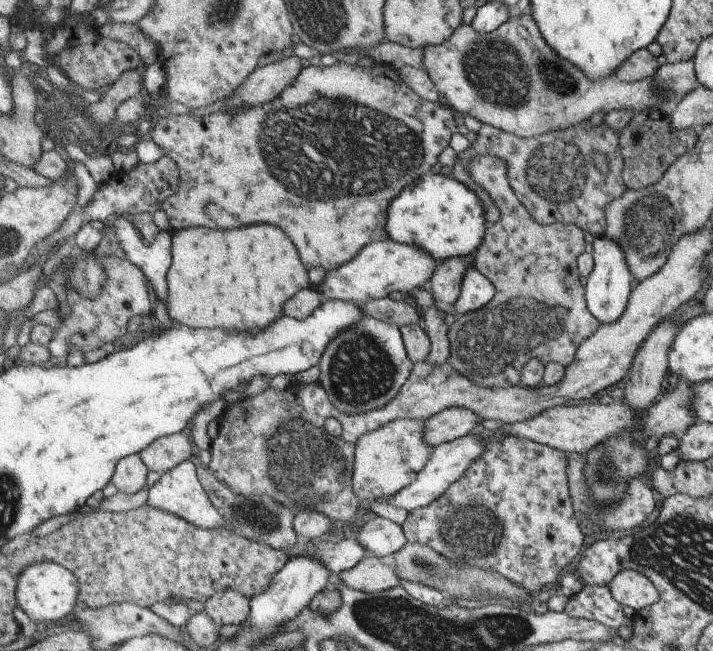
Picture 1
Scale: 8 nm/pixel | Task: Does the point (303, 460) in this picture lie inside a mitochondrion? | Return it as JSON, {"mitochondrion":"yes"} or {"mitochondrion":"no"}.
{"mitochondrion":"yes"}

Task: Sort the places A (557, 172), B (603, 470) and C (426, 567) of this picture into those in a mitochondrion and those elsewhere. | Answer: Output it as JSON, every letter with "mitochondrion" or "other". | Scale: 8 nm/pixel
{"A":"mitochondrion","B":"mitochondrion","C":"mitochondrion"}

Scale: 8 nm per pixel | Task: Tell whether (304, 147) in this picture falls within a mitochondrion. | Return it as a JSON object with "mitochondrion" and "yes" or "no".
{"mitochondrion":"yes"}

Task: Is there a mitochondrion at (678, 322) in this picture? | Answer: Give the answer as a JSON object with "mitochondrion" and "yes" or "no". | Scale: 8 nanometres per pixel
{"mitochondrion":"no"}

